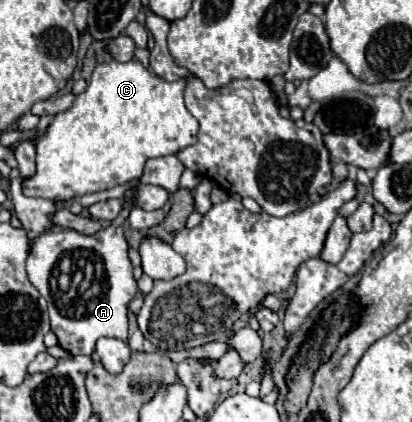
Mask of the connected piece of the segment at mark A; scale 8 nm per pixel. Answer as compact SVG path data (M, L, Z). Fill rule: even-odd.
M104 228L96 234L82 234L78 230L46 230L32 240L30 254L26 260L26 272L30 282L38 288L42 298L48 302L50 326L58 336L58 344L70 354L92 354L94 344L100 336L114 336L120 340L128 338L128 304L138 292L132 264L128 260L128 242L122 228Z

